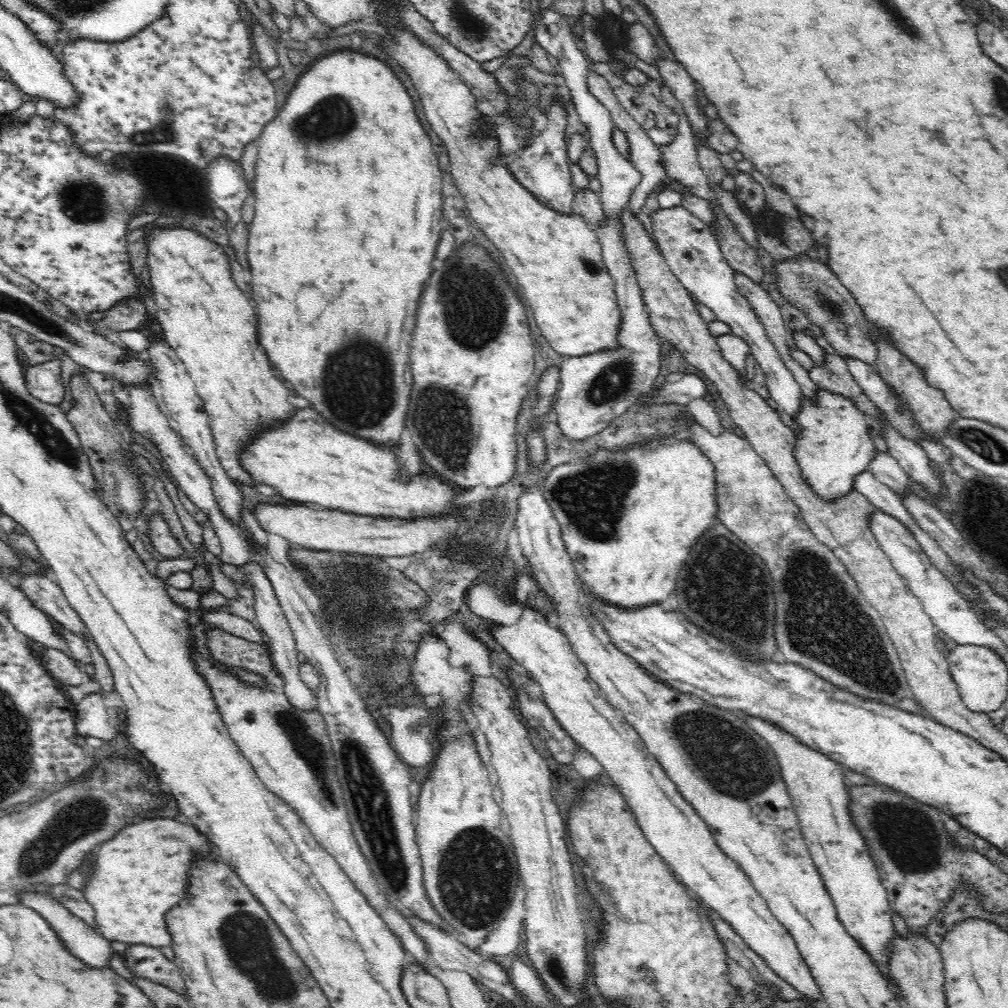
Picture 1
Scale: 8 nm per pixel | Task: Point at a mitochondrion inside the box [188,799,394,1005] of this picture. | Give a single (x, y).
(260, 962)

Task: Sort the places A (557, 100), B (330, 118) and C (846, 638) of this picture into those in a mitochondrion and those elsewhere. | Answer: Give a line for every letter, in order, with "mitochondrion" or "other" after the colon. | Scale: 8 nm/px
A: other
B: mitochondrion
C: mitochondrion

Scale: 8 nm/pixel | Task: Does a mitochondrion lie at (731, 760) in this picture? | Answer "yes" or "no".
yes

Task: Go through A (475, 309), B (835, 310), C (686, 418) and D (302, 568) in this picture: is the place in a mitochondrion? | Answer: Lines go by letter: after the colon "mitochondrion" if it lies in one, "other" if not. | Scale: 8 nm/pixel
A: mitochondrion
B: mitochondrion
C: other
D: other

